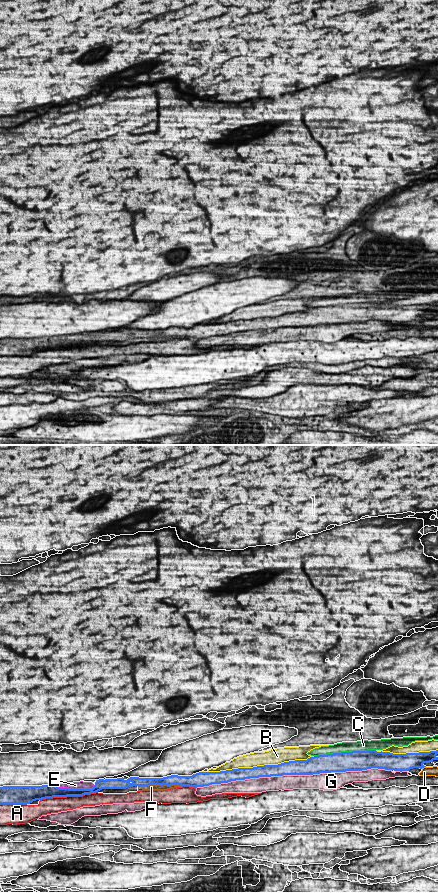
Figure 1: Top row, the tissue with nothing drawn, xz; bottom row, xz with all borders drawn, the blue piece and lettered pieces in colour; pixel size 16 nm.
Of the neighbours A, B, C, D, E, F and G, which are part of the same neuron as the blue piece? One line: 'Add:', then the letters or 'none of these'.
Add: E

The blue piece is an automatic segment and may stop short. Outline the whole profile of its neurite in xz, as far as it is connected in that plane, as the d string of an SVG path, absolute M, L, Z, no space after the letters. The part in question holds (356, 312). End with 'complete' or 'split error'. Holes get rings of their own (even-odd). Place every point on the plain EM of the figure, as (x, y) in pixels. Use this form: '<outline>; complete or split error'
M376 302L352 303L318 307L307 312L289 313L278 317L238 320L220 324L199 324L192 328L130 329L127 332L122 329L99 331L94 336L80 333L42 338L3 338L0 339L0 356L30 356L33 353L46 350L83 348L102 341L126 341L133 338L181 337L197 340L250 330L362 323L371 320L402 324L426 319L423 317L424 315L433 315L434 312L438 312L437 306L438 302L406 306L377 304Z; split error

